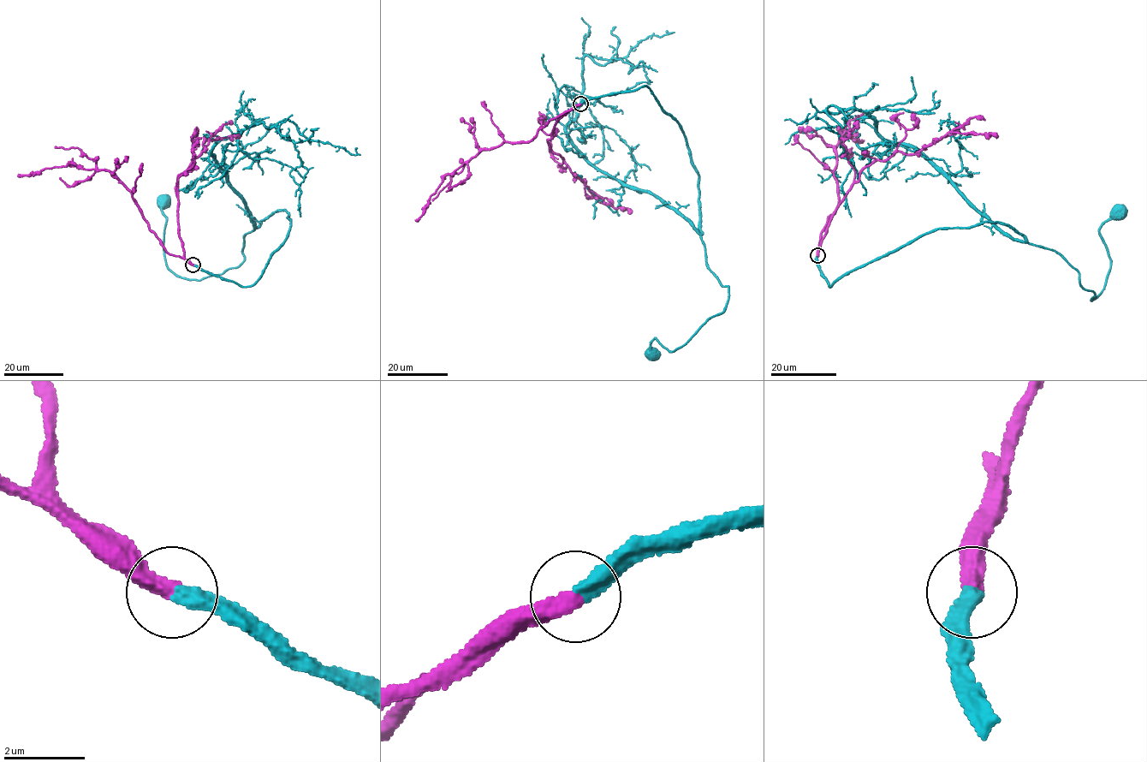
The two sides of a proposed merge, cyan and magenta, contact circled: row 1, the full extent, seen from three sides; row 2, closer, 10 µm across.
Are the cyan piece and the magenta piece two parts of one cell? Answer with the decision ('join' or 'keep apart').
join

